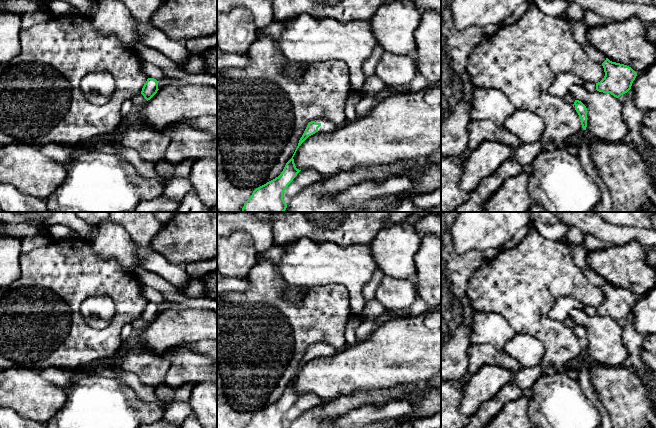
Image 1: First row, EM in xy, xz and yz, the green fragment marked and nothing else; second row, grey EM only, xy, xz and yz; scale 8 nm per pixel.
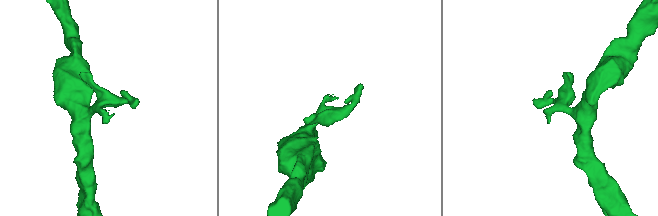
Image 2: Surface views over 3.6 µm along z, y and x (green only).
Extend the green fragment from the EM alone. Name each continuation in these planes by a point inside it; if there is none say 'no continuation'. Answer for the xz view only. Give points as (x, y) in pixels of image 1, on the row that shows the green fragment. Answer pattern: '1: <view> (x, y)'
1: xz (326, 126)

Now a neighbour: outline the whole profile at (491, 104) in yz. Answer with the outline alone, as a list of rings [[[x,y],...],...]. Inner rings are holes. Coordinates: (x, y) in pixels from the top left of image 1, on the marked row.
[[[474,88],[470,110],[472,121],[490,120],[503,126],[515,110],[514,104],[502,91],[494,88]]]

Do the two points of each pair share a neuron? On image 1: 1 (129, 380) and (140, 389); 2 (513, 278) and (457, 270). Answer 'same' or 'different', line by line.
1: same
2: different

